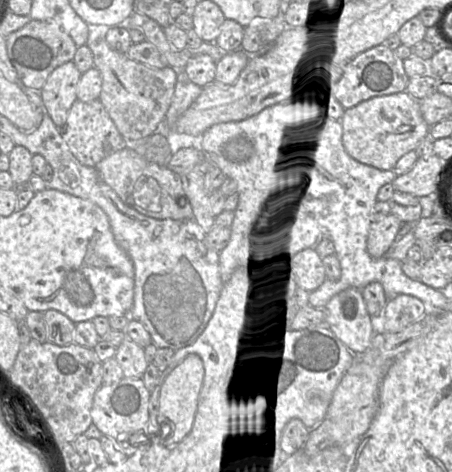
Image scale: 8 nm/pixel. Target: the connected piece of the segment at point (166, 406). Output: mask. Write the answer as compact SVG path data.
M195 353L188 355L164 380L160 392L158 424L172 422L174 427L164 440L164 445L173 448L191 431L197 411L199 394L204 380L204 365L201 357Z

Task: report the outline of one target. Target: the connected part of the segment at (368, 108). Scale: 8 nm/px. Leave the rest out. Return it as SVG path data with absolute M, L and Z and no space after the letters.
M404 91L361 102L339 114L330 128L334 131L334 139L350 159L379 171L391 171L403 155L414 151L428 136L430 127L420 113L419 101Z

